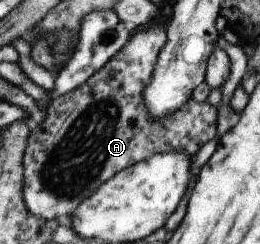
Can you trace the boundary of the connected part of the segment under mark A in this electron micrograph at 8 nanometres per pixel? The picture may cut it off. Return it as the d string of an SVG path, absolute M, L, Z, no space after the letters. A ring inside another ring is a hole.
M153 22L135 31L129 37L129 42L99 72L95 72L77 90L53 100L49 108L45 109L45 120L31 127L29 142L23 155L23 198L31 214L47 221L71 215L85 198L89 198L99 186L124 168L159 153L185 152L191 158L202 146L215 138L218 112L217 107L209 103L187 101L177 112L163 120L153 120L147 113L143 90L151 82L151 74L165 41L166 27L160 22Z

